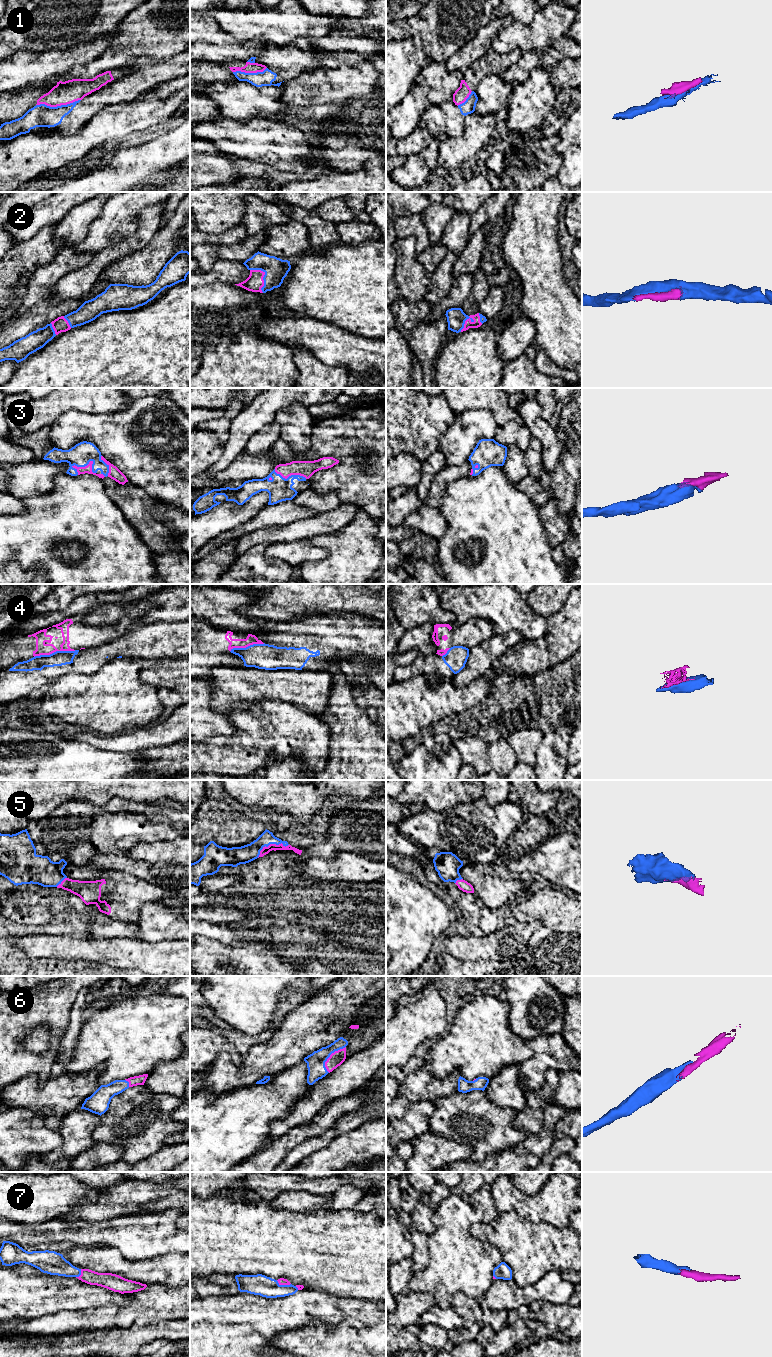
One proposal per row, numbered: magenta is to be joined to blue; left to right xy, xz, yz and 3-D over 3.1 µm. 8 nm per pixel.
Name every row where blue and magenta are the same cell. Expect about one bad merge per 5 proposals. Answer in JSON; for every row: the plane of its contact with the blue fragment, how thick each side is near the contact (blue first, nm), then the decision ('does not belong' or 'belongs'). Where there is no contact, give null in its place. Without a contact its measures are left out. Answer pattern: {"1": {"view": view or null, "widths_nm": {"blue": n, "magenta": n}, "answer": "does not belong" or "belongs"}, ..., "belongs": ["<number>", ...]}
{"1": {"view": "xy", "widths_nm": {"blue": 180, "magenta": 180}, "answer": "does not belong"}, "2": {"view": "xz", "widths_nm": {"blue": 190, "magenta": 140}, "answer": "belongs"}, "3": {"view": "xy", "widths_nm": {"blue": 180, "magenta": 60}, "answer": "belongs"}, "4": {"view": "xy", "widths_nm": {"blue": 120, "magenta": 100}, "answer": "does not belong"}, "5": {"view": "xz", "widths_nm": {"blue": 140, "magenta": 60}, "answer": "belongs"}, "6": {"view": "xz", "widths_nm": {"blue": 140, "magenta": 110}, "answer": "belongs"}, "7": {"view": "xz", "widths_nm": {"blue": 170, "magenta": 60}, "answer": "belongs"}, "belongs": ["2", "3", "5", "6", "7"]}

